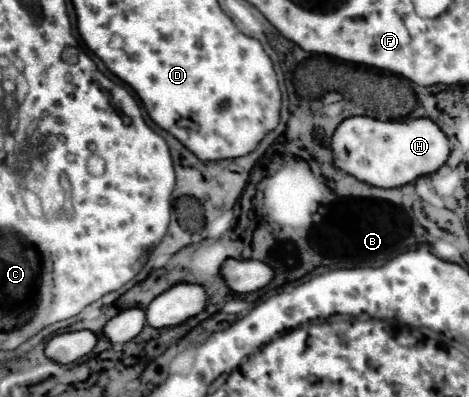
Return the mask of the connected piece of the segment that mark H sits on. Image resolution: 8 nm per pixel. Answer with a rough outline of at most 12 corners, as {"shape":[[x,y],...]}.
{"shape":[[350,116],[334,166],[378,188],[432,174],[450,154],[428,118]]}

